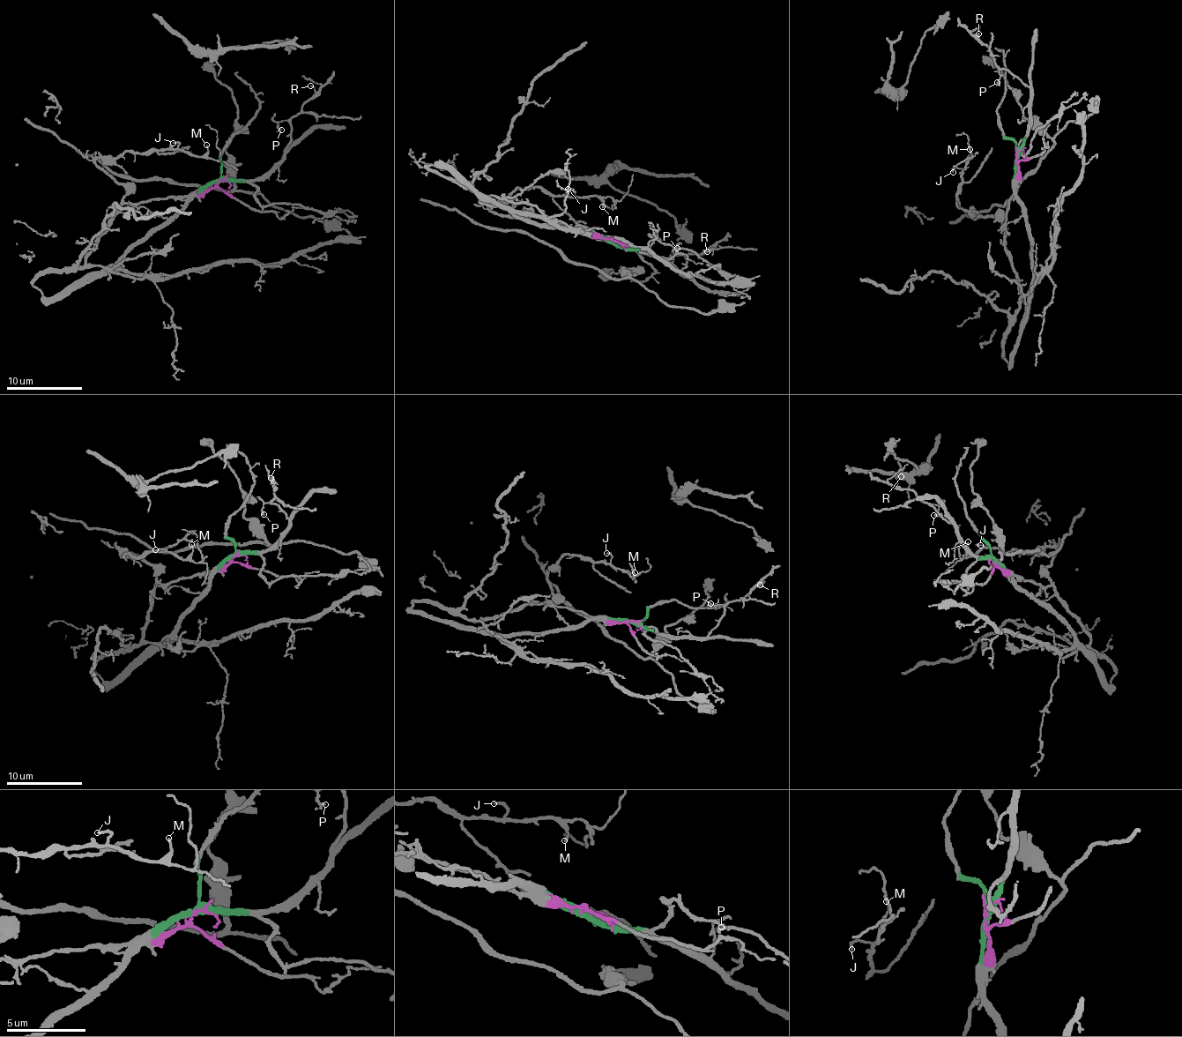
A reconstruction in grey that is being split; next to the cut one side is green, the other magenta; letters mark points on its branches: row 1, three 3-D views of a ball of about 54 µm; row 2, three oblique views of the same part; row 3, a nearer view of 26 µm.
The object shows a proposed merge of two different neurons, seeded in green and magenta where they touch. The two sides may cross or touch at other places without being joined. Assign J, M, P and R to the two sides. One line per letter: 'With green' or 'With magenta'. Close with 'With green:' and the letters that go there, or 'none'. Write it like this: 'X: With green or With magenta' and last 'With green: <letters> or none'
J: With magenta
M: With magenta
P: With green
R: With green
With green: P, R

